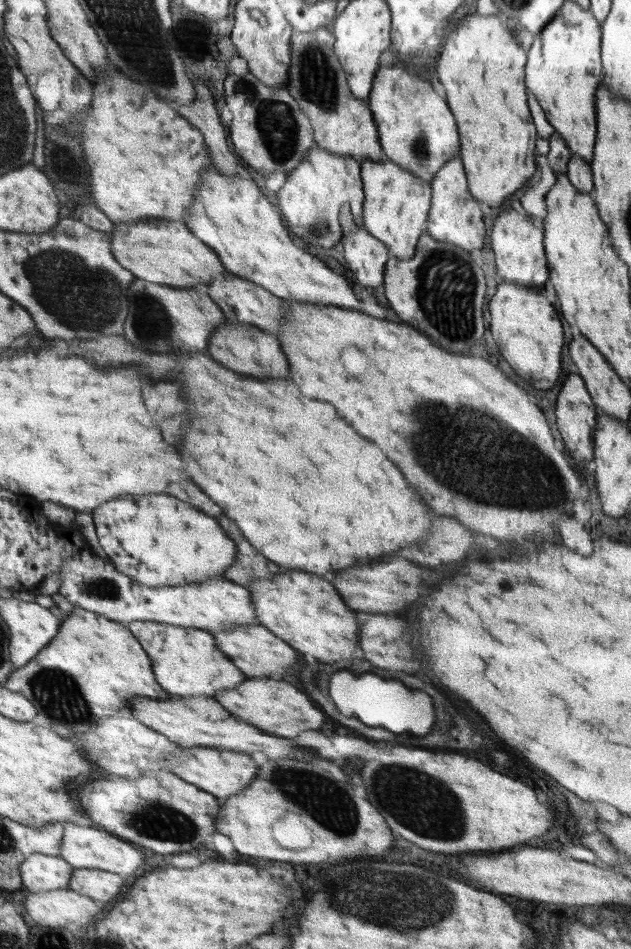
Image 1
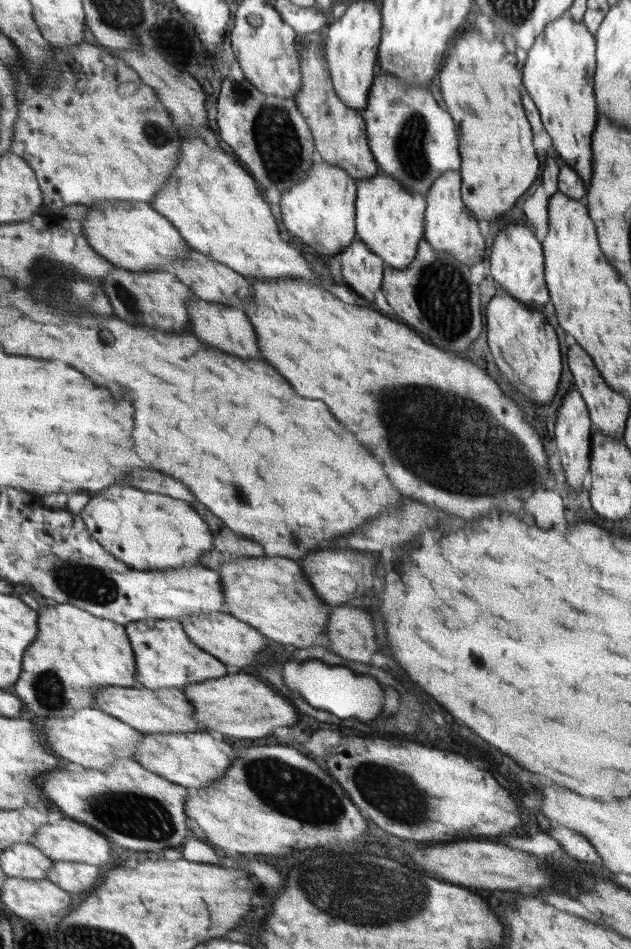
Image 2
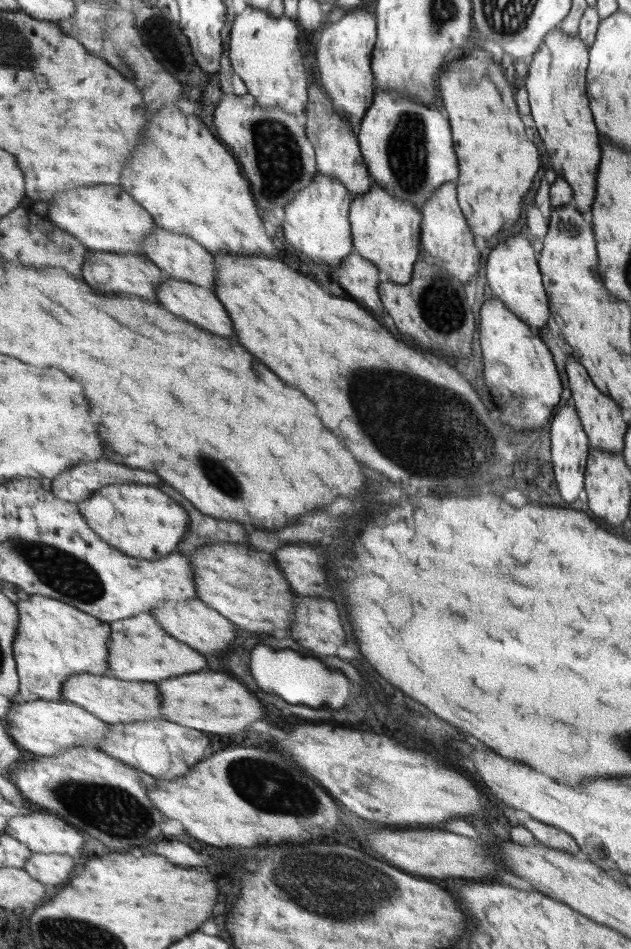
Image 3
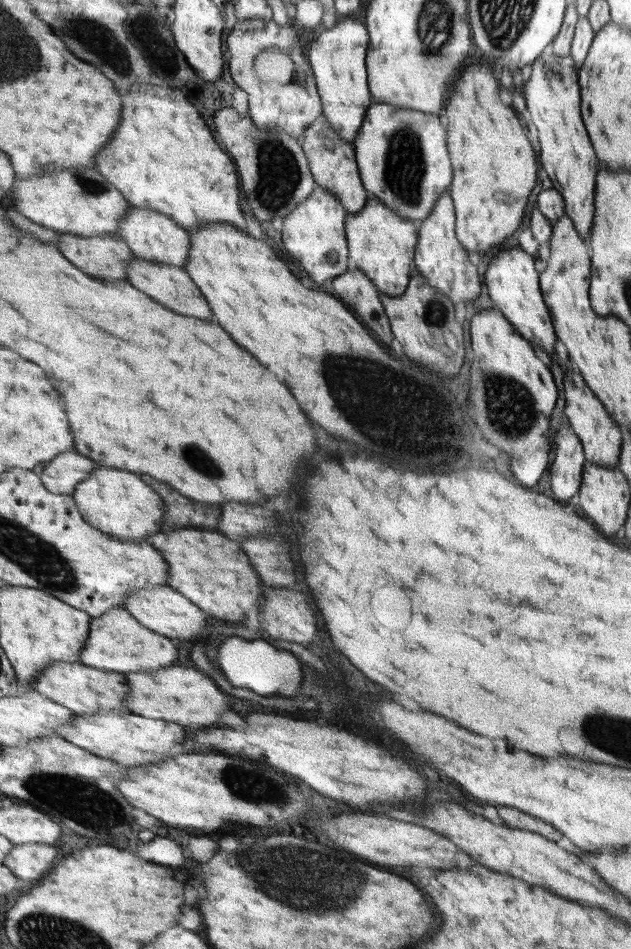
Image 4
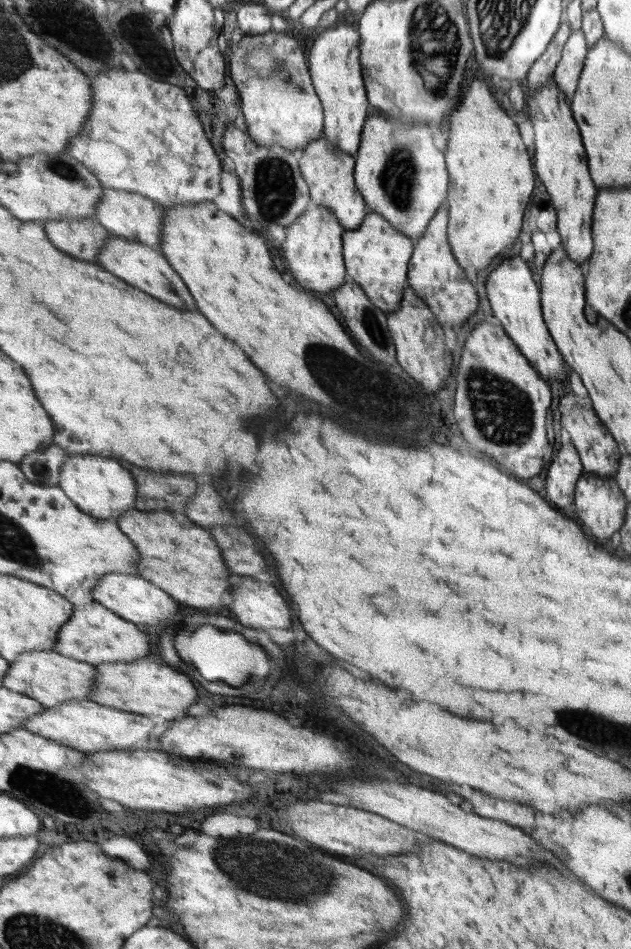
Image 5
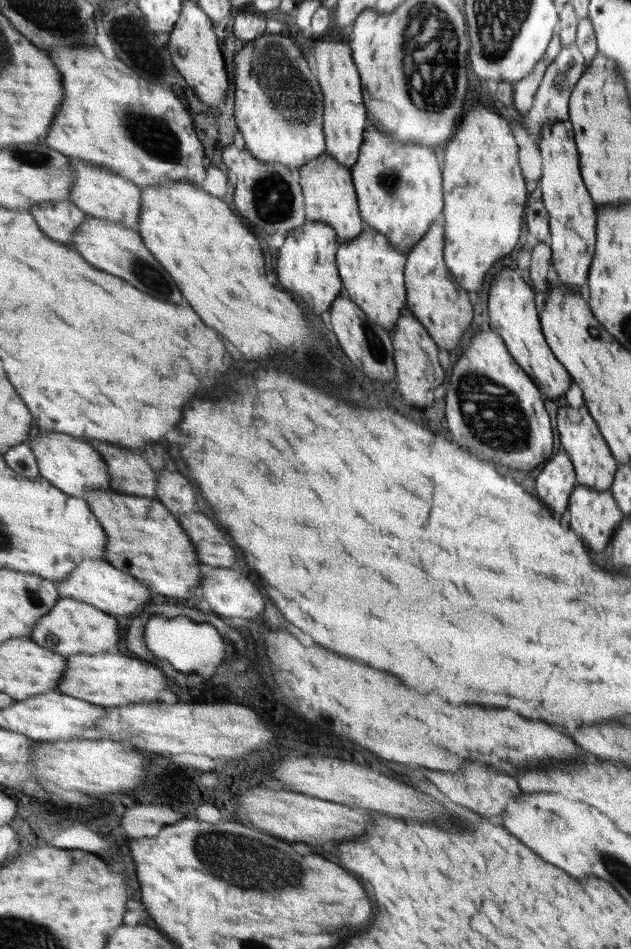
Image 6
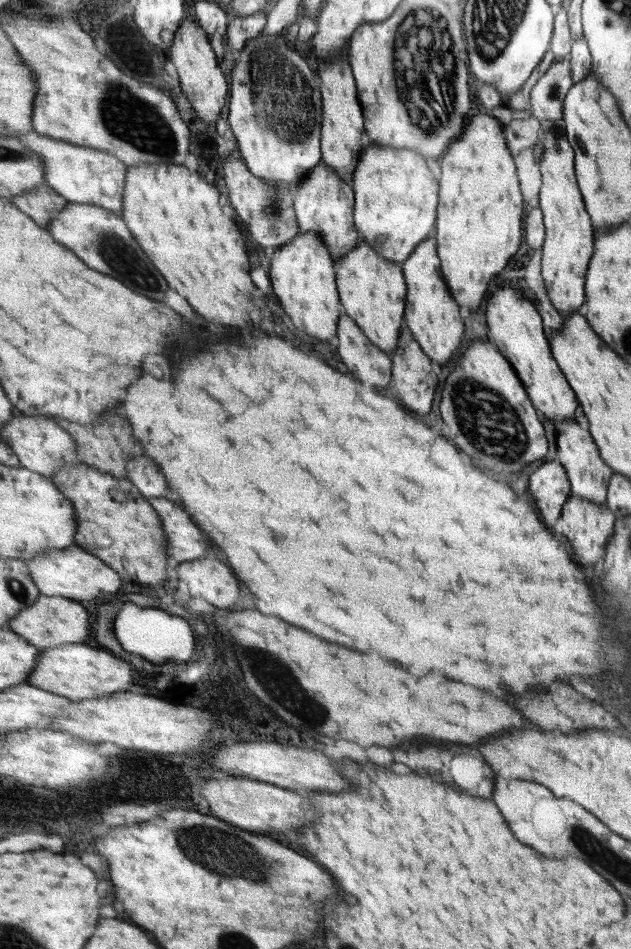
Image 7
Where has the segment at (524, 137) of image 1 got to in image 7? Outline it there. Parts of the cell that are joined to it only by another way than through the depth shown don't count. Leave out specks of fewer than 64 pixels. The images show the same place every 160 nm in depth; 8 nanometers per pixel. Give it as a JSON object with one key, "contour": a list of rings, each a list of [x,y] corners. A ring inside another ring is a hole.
{"contour":[[[480,114],[470,120],[462,136],[454,140],[442,158],[442,178],[440,178],[440,204],[436,220],[438,256],[441,273],[451,295],[460,306],[476,310],[490,286],[490,280],[504,270],[508,260],[516,254],[522,244],[522,200],[519,178],[516,176],[514,157],[510,154],[503,125],[496,118]]]}

